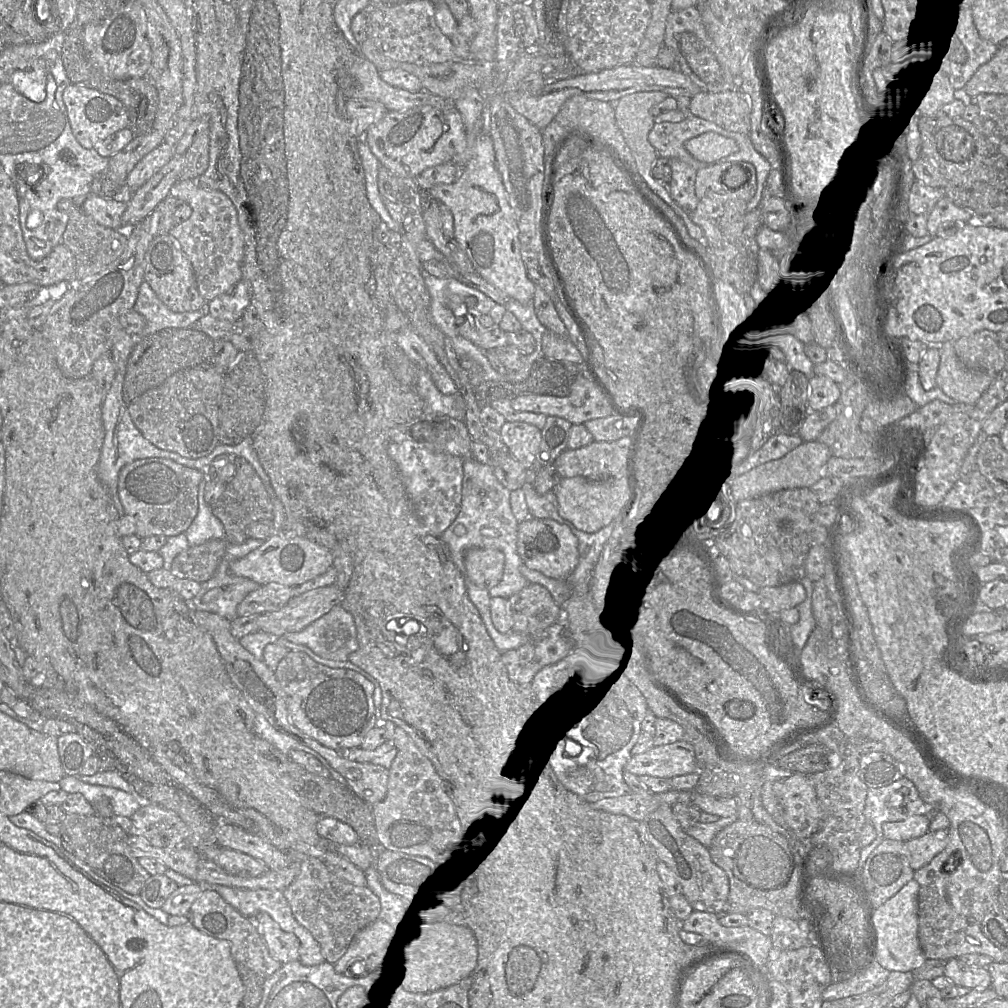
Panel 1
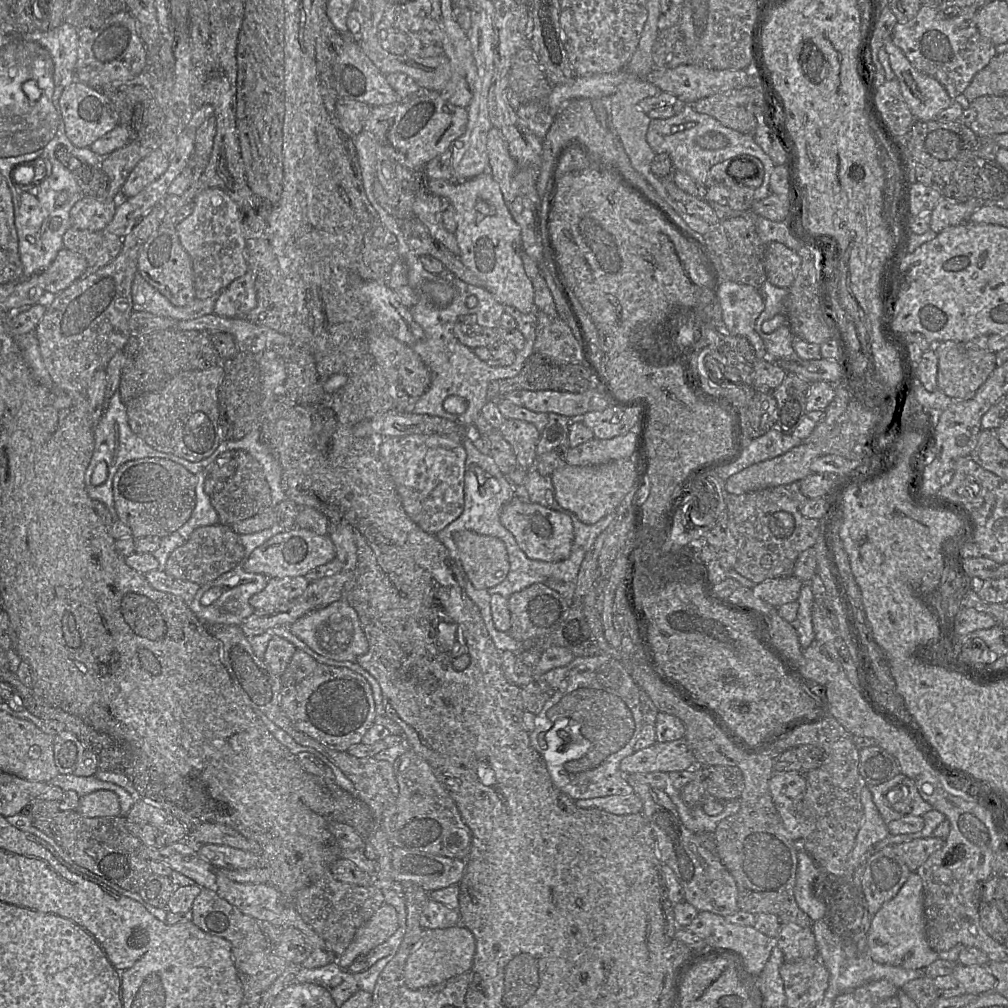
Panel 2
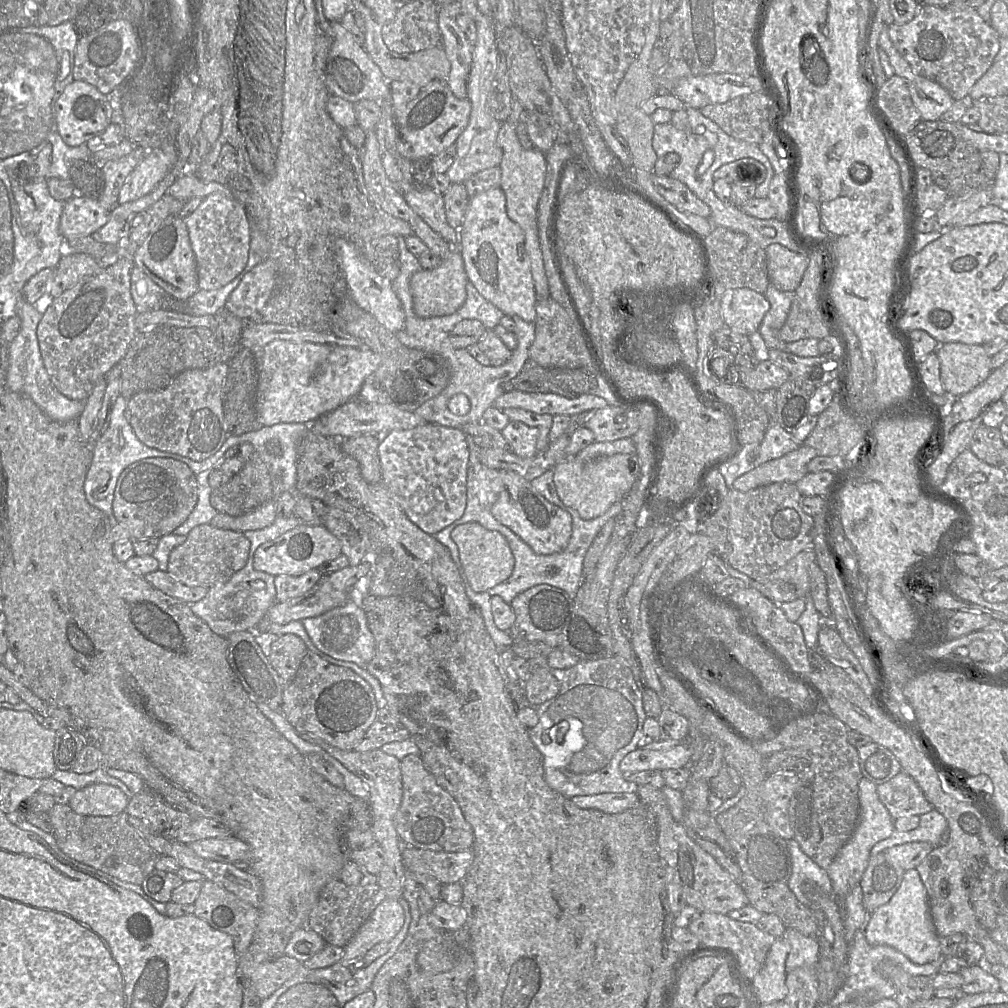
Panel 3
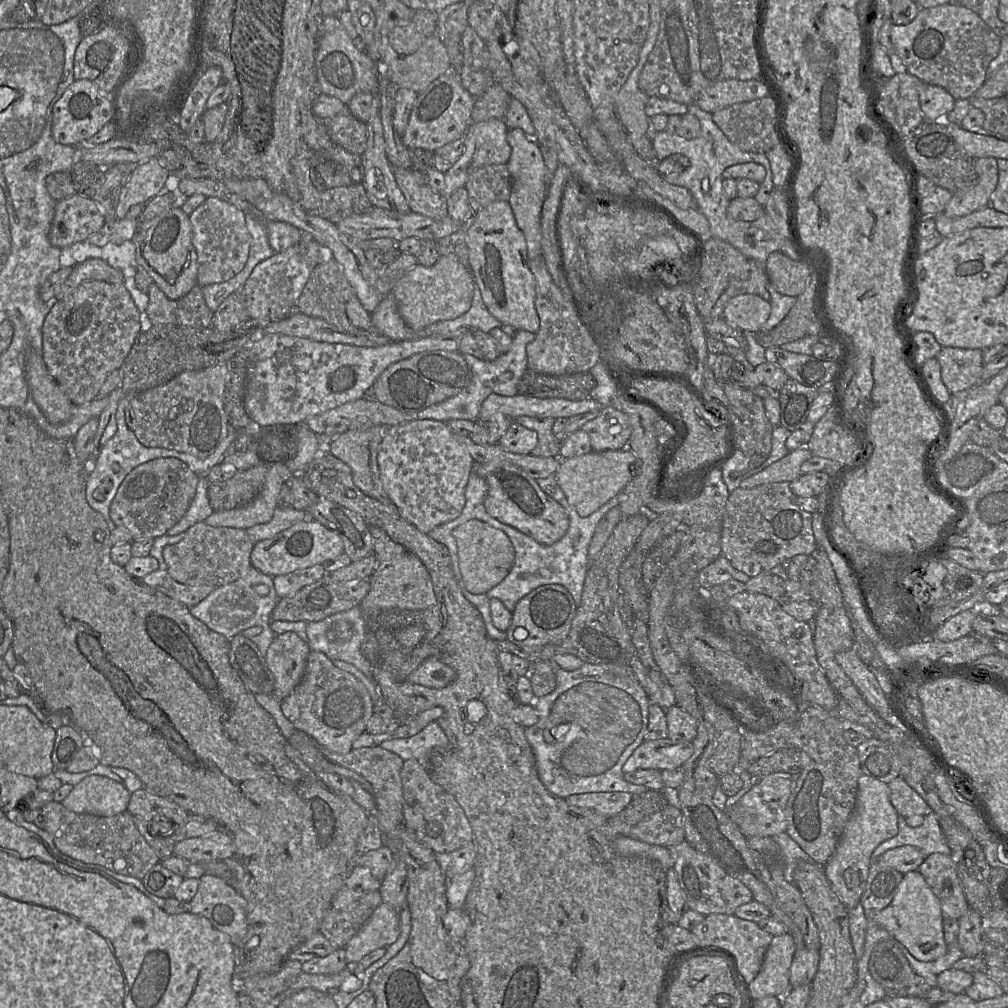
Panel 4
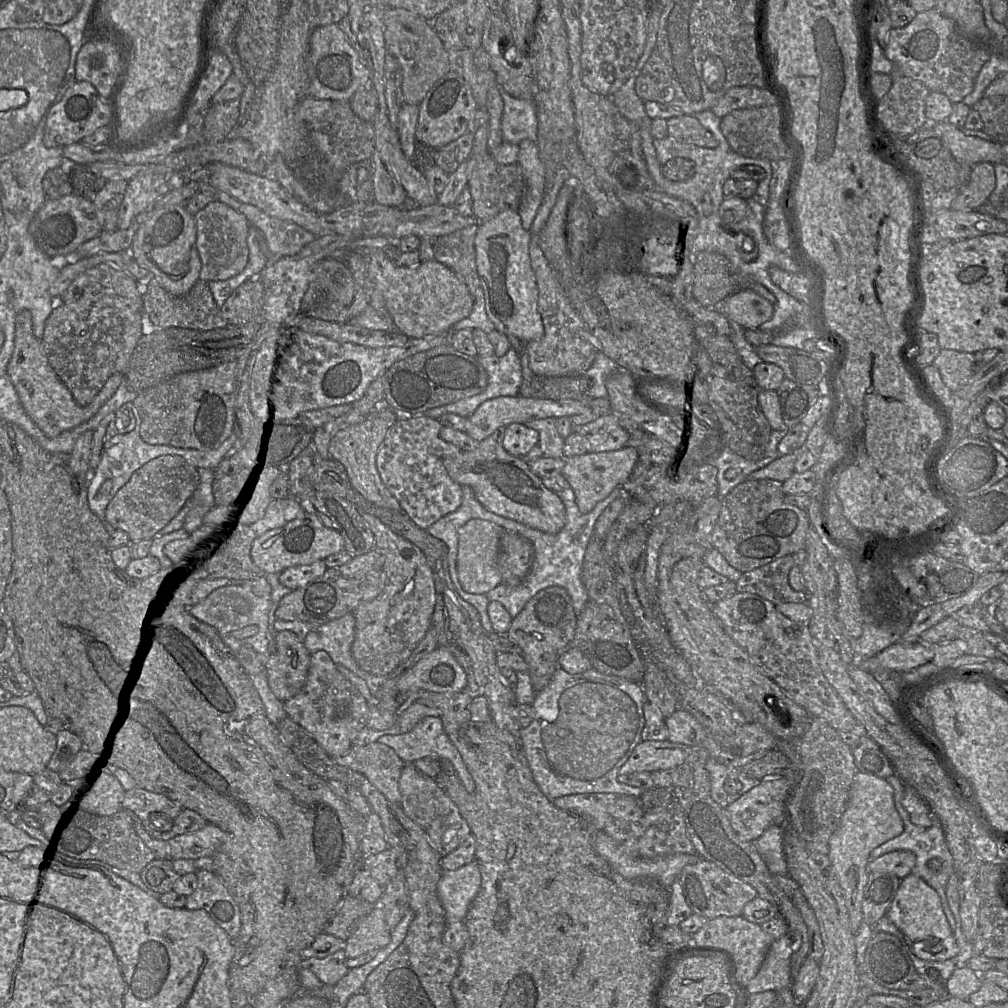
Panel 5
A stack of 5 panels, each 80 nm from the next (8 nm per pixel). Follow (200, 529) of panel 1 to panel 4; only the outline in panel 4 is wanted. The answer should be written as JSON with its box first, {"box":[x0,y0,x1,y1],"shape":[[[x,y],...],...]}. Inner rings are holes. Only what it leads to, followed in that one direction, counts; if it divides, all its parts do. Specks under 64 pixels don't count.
{"box":[166,475,214,536],"shape":[[[200,475],[196,493],[188,510],[178,523],[167,531],[166,535],[175,536],[186,532],[191,526],[203,522],[214,512],[208,499],[209,485],[207,476]]]}

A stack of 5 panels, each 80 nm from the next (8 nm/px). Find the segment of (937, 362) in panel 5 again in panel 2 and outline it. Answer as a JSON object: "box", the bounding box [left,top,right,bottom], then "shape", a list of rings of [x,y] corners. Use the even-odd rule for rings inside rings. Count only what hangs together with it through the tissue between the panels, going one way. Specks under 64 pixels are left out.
{"box":[931,341,997,400],"shape":[[[944,341],[940,344],[931,343],[931,347],[932,346],[936,346],[936,353],[939,359],[937,378],[938,389],[955,400],[972,399],[975,396],[977,390],[985,383],[985,381],[997,367],[996,353],[990,351],[988,348],[970,346],[969,344],[962,344],[956,341]]]}

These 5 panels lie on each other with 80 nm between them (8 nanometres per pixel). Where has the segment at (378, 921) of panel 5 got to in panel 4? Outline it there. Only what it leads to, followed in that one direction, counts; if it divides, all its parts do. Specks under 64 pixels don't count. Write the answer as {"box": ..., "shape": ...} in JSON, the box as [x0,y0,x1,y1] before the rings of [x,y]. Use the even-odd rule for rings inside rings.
{"box":[344,903,399,962],"shape":[[[381,903],[344,947],[346,962],[358,962],[372,951],[387,948],[396,941],[399,932],[399,911]]]}

